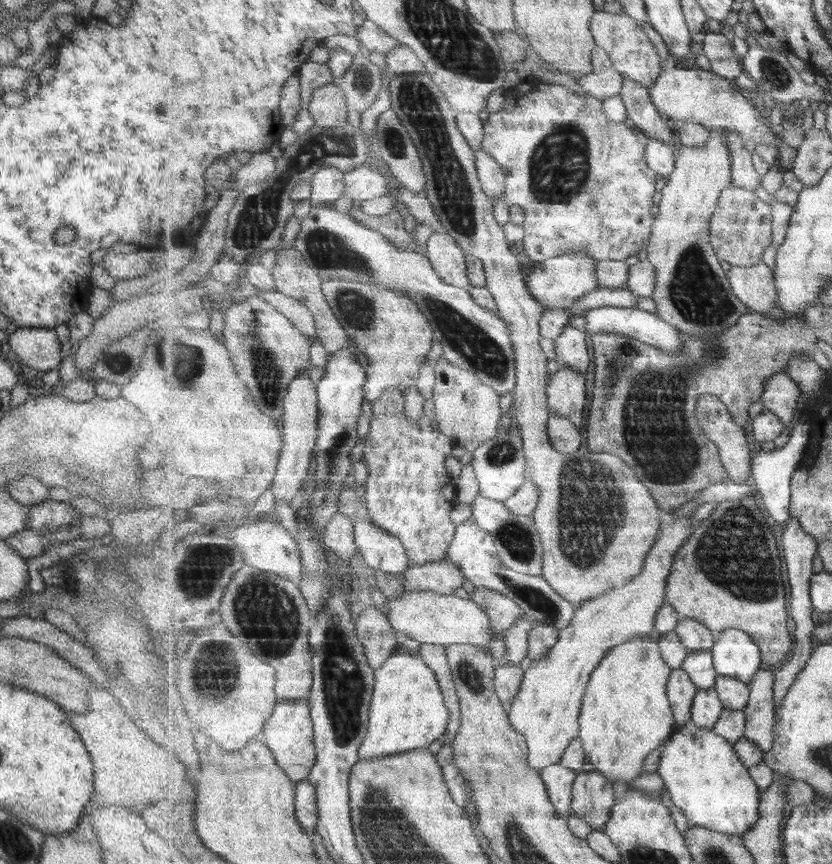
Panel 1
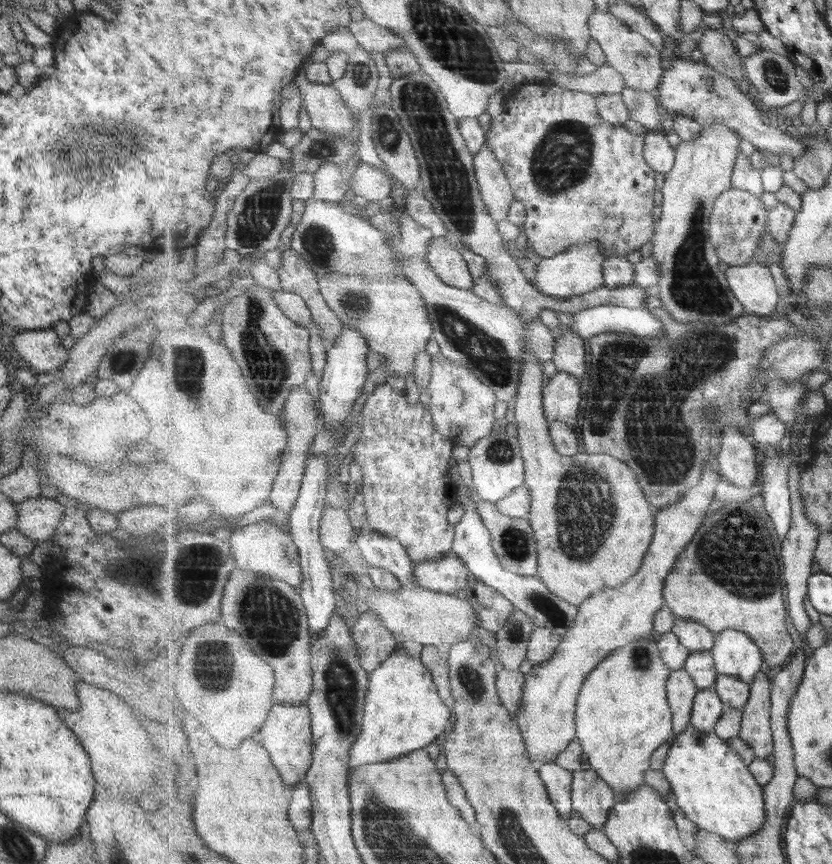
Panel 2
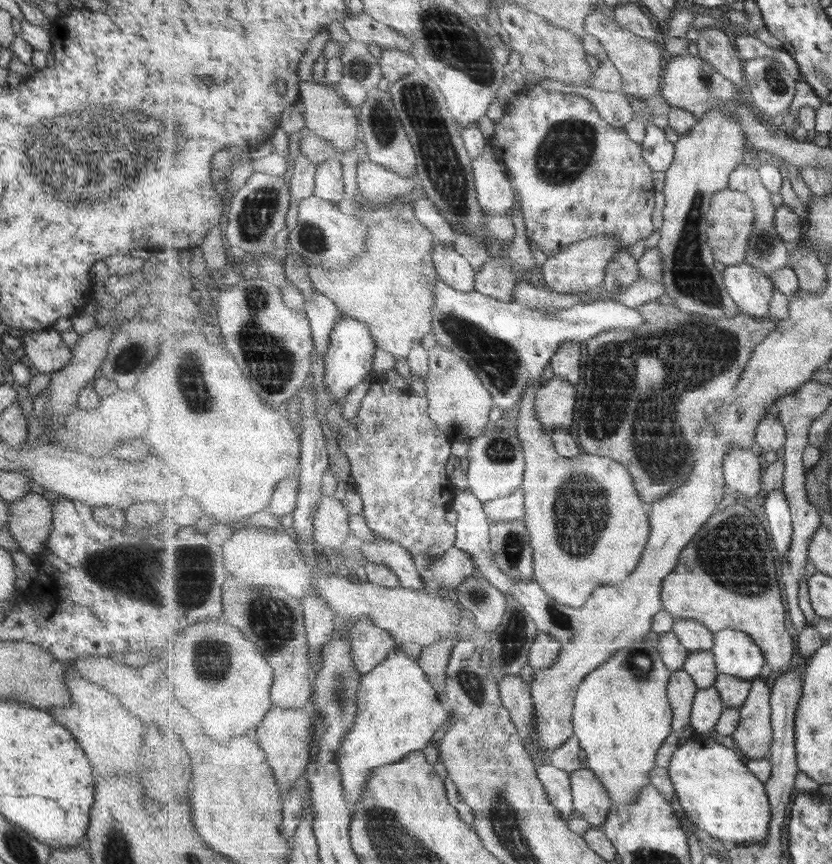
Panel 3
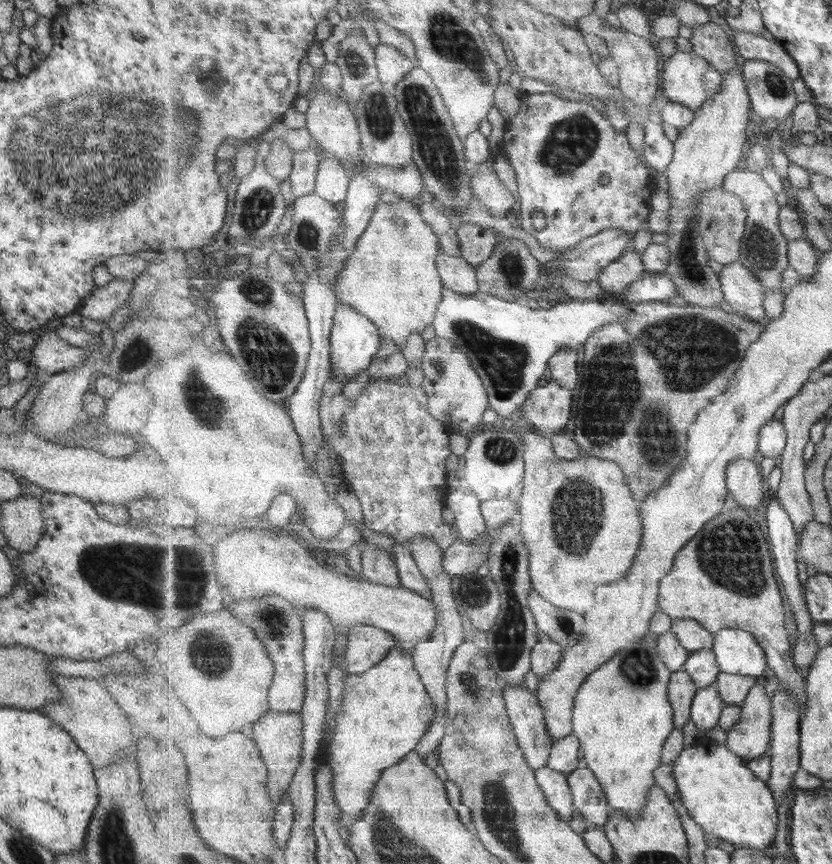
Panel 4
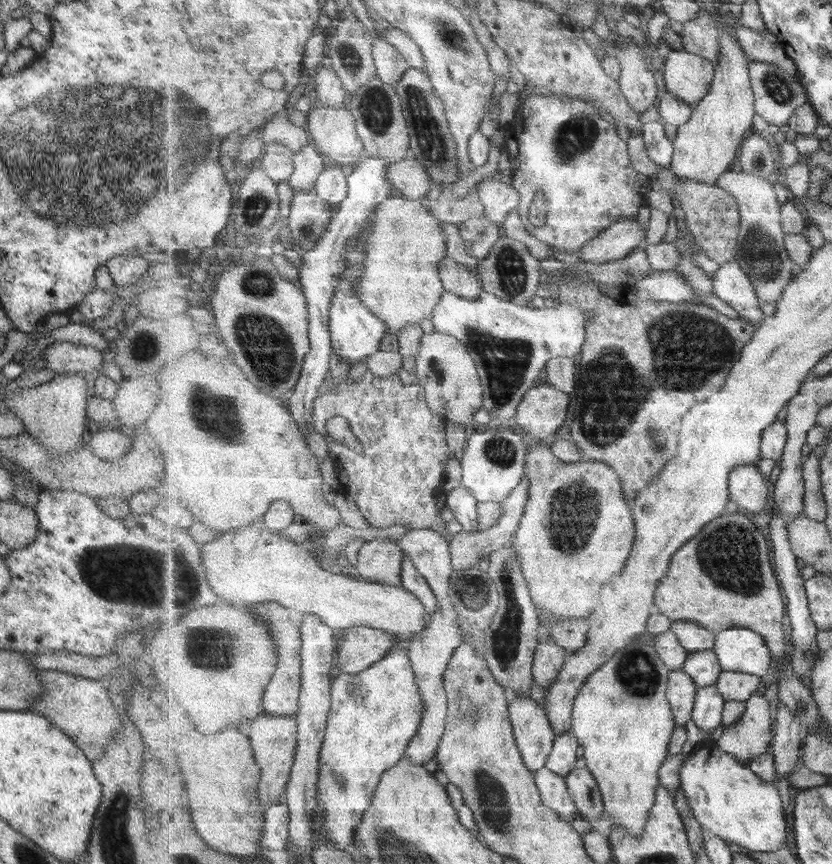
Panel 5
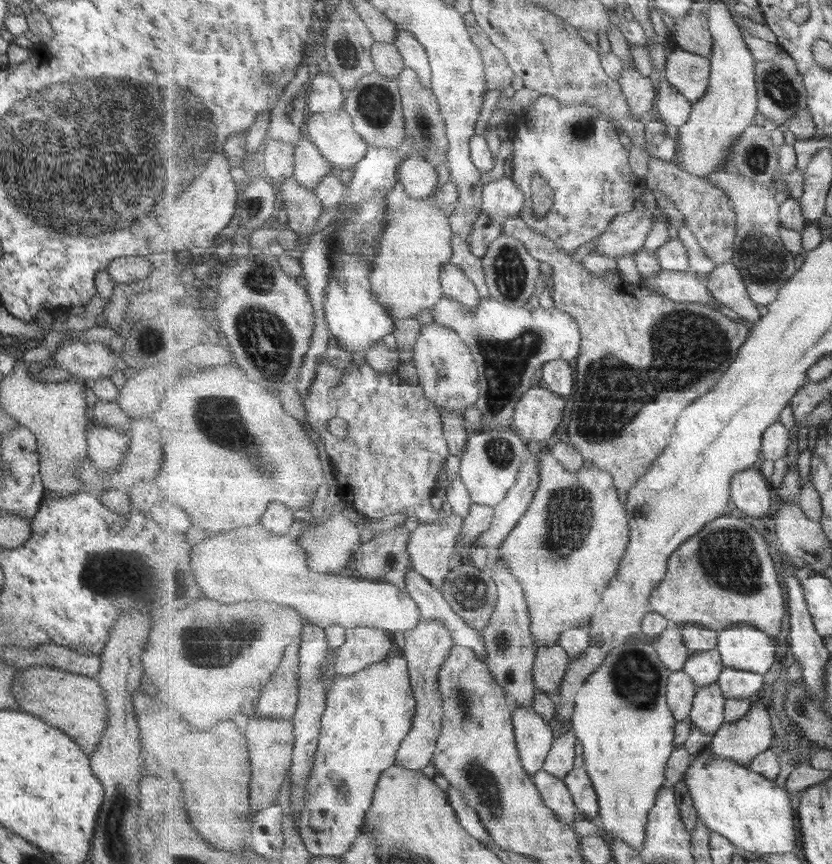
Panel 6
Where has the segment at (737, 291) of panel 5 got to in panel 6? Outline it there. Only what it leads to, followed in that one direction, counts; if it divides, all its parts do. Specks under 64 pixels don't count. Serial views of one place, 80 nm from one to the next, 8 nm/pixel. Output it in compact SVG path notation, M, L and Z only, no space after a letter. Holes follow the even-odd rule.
M732 261L719 265L706 276L708 289L718 302L735 312L750 325L761 321L761 314L751 298L741 271Z

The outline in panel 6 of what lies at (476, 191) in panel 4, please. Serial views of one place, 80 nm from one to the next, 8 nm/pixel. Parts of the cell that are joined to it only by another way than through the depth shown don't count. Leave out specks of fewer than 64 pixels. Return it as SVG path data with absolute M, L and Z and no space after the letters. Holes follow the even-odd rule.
M502 177L493 182L485 182L483 186L483 212L504 223L507 219L520 217L520 214L527 202L525 193L513 181L513 178Z

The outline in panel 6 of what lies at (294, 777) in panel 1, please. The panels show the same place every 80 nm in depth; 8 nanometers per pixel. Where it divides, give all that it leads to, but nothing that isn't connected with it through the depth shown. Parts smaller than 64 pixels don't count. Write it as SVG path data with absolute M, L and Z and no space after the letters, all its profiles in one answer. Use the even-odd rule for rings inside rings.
M253 716L247 726L249 738L250 761L252 764L251 810L257 813L264 808L279 804L279 793L282 792L288 772L292 765L292 754L296 743L294 725L289 720L273 720Z

